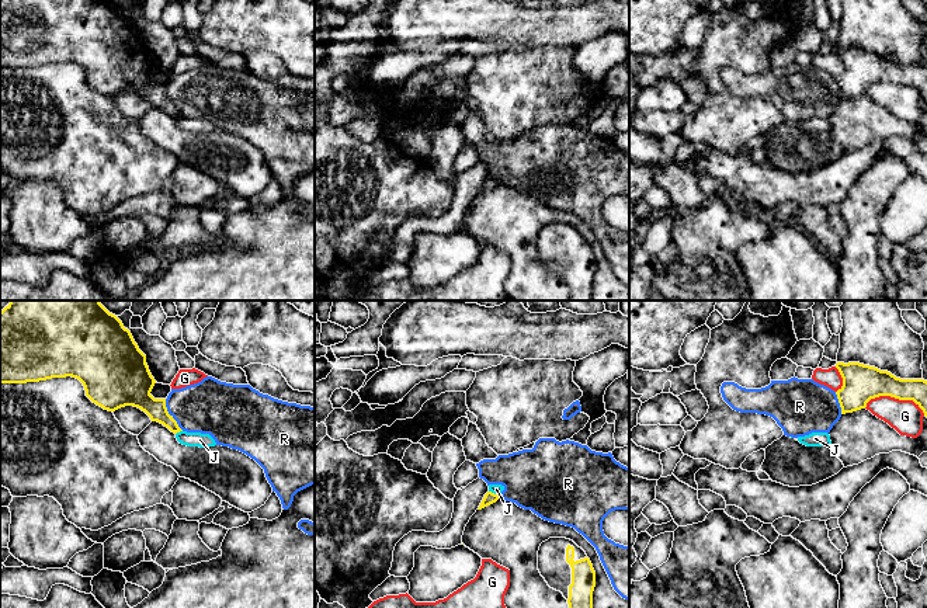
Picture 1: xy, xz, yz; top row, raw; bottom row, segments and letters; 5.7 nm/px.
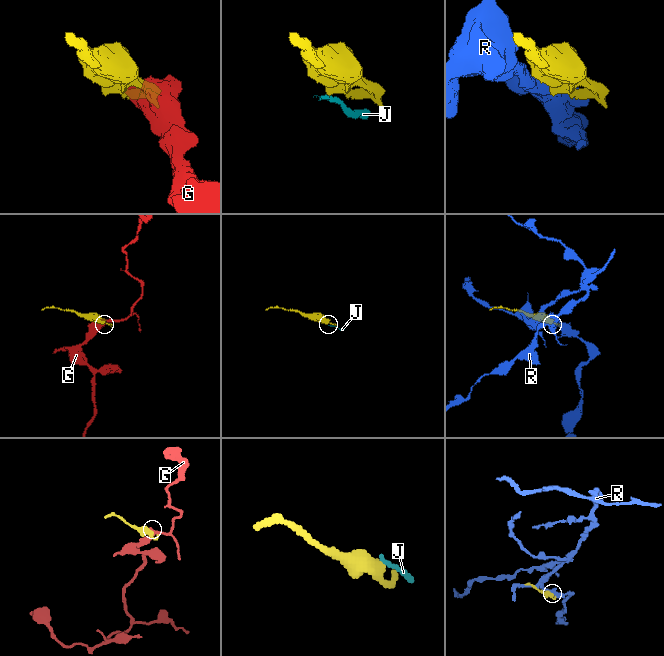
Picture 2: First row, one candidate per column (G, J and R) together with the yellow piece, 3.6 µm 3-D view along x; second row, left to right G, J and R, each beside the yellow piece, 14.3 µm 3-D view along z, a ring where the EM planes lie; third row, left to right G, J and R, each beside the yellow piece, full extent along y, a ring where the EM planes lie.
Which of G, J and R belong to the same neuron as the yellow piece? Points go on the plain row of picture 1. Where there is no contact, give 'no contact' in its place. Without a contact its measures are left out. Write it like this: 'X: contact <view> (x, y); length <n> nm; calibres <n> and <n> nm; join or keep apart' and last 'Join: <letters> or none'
G: contact yz (895, 83); length 360 nm; calibres 220 and 190 nm; keep apart
J: contact xz (493, 179); length 80 nm; calibres 70 and 60 nm; keep apart
R: contact xy (169, 100); length 220 nm; calibres 190 and 300 nm; keep apart
Join: none

